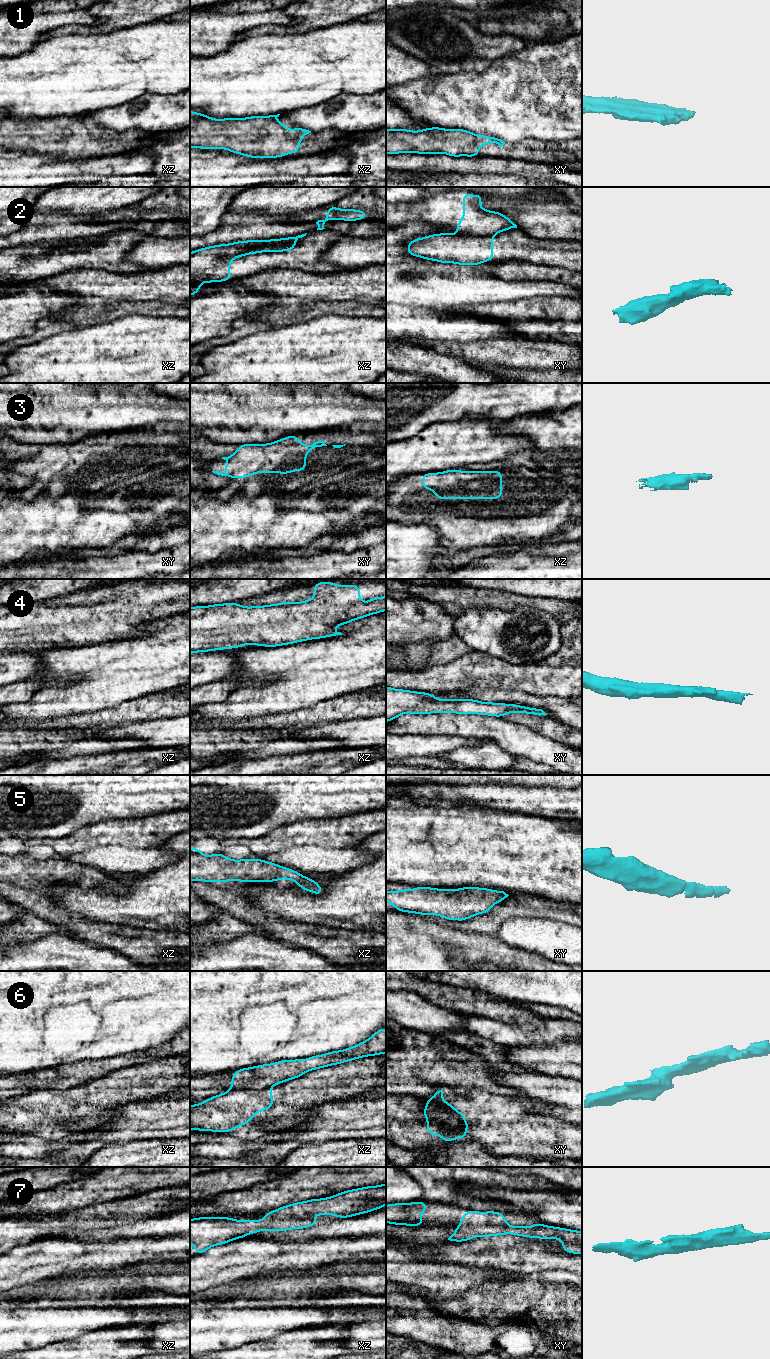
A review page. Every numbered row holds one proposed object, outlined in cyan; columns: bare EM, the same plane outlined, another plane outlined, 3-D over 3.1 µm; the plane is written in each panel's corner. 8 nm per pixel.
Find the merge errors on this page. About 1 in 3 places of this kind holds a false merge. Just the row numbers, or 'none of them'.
2, 6

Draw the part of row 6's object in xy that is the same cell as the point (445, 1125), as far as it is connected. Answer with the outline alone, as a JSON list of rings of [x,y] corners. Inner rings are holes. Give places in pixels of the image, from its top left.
[[[435,1107],[436,1119],[427,1119],[427,1134],[440,1135],[445,1142],[466,1138],[458,1126],[460,1123],[447,1111]]]

